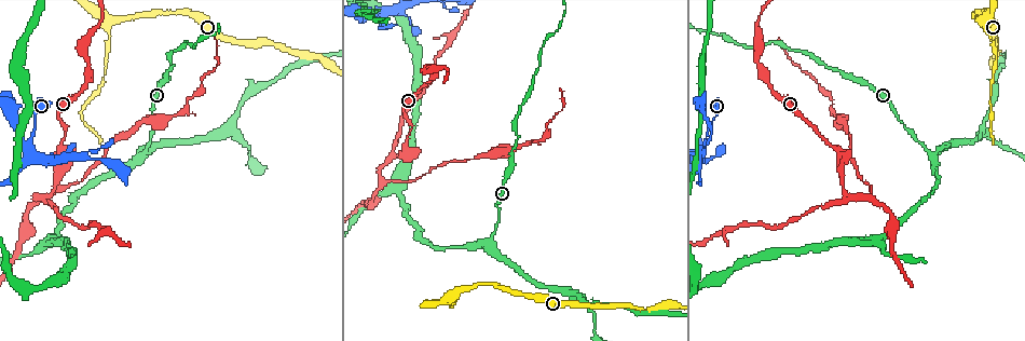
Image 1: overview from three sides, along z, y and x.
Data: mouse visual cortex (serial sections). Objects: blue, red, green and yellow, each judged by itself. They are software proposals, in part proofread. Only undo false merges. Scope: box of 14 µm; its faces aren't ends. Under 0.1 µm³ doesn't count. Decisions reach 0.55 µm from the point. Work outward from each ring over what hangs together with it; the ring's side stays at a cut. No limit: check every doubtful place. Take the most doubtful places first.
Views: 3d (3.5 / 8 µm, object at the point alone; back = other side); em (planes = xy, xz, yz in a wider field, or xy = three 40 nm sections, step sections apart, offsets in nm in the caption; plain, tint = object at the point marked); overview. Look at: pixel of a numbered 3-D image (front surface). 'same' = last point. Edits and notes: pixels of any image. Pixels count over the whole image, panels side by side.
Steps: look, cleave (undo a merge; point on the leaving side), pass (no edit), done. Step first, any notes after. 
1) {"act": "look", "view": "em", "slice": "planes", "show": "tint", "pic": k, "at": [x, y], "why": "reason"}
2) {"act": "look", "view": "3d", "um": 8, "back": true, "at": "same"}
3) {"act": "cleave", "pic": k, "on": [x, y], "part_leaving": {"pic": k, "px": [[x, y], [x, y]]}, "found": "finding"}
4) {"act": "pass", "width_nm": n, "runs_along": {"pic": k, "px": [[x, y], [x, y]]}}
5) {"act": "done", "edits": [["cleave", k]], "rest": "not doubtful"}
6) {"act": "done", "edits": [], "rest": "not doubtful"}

{"act": "look", "view": "3d", "um": 3.5, "pic": 1, "at": [930, 150], "why": "a fork"}

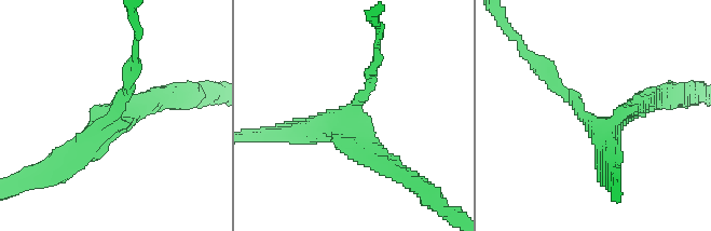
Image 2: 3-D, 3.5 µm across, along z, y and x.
{"act": "pass", "arm_widths_nm": [150, 250, 350], "runs_along": {"pic": 2, "px": [[132, 75], [114, 114], [52, 167]]}, "found": "continuous, no second cell"}

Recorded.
{"act": "look", "view": "3d", "um": 3.5, "pic": 1, "at": [392, 155], "why": "side arm on a straight run"}

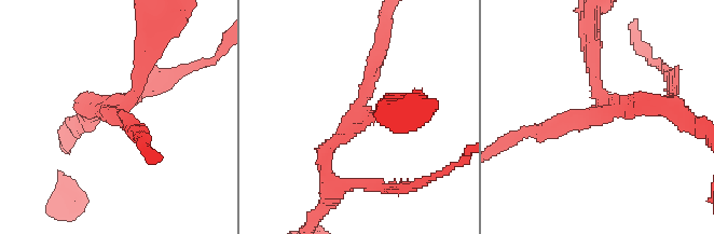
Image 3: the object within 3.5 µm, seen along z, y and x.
{"act": "look", "view": "em", "slice": "planes", "show": "tint", "pic": 3, "at": [600, 109]}

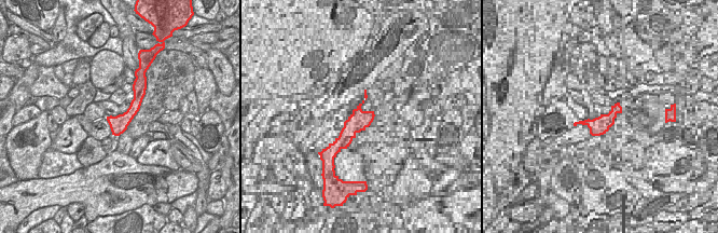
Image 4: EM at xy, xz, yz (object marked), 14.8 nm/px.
{"act": "pass", "arms": 3, "runs_along": {"pic": 3, "px": [[388, 108], [345, 124], [326, 174]]}, "found": "continuous, no second cell"}

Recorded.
{"act": "look", "view": "3d", "um": 3.5, "pic": 1, "at": [870, 195], "why": "three arms meet"}

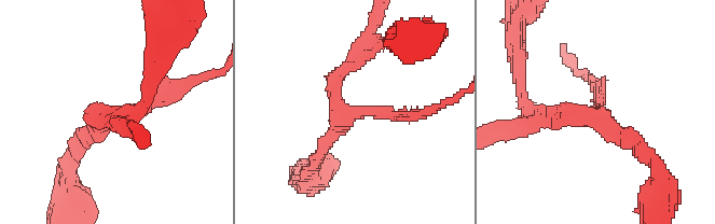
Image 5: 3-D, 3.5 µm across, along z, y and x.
{"act": "look", "view": "em", "slice": "xy", "step": 2, "show": "tint", "pic": 5, "at": [347, 114], "arms": 3, "arm_widths_nm": [150, 200, 200]}

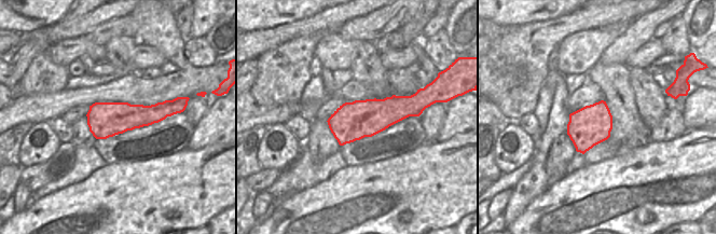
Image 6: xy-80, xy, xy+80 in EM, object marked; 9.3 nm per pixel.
{"act": "pass", "runs_along": {"pic": 5, "px": [[355, 52], [335, 103], [412, 115]]}, "found": "continuous, no second cell"}

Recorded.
{"act": "done", "edits": [], "rest": "not doubtful"}

